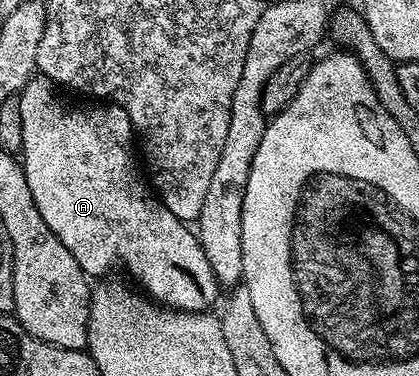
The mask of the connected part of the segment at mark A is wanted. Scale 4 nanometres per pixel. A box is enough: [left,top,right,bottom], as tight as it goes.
[16,73,220,313]

